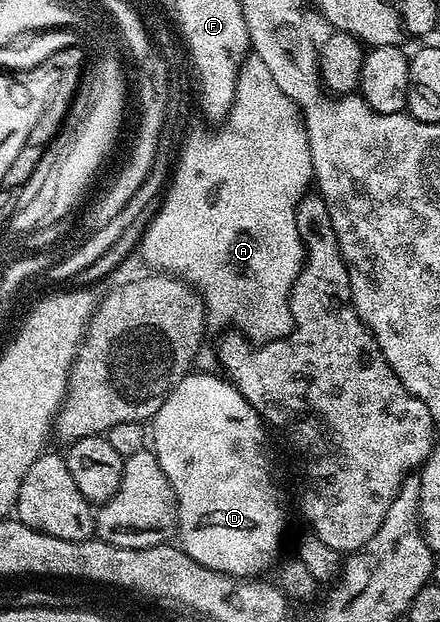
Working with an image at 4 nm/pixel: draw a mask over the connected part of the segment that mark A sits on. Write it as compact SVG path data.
M250 55L246 57L245 64L242 65L237 76L235 100L233 100L231 111L225 116L224 121L220 122L219 127L214 129L217 130L210 137L201 137L198 141L191 142L186 147L181 162L178 165L176 162L171 173L171 180L167 185L167 192L160 202L161 209L159 205L148 227L145 228L145 234L141 237L139 257L141 253L142 259L153 268L150 270L172 275L184 281L186 285L193 286L205 303L205 311L210 322L218 321L219 324L225 325L221 327L236 327L253 343L277 341L281 337L286 337L293 329L289 292L293 290L295 279L305 263L305 243L301 239L301 233L297 230L297 208L314 184L311 147L307 139L305 122L297 106L293 104L293 100L283 91L279 91L275 79L271 79L271 71L267 71L267 66L263 64L263 59Z

